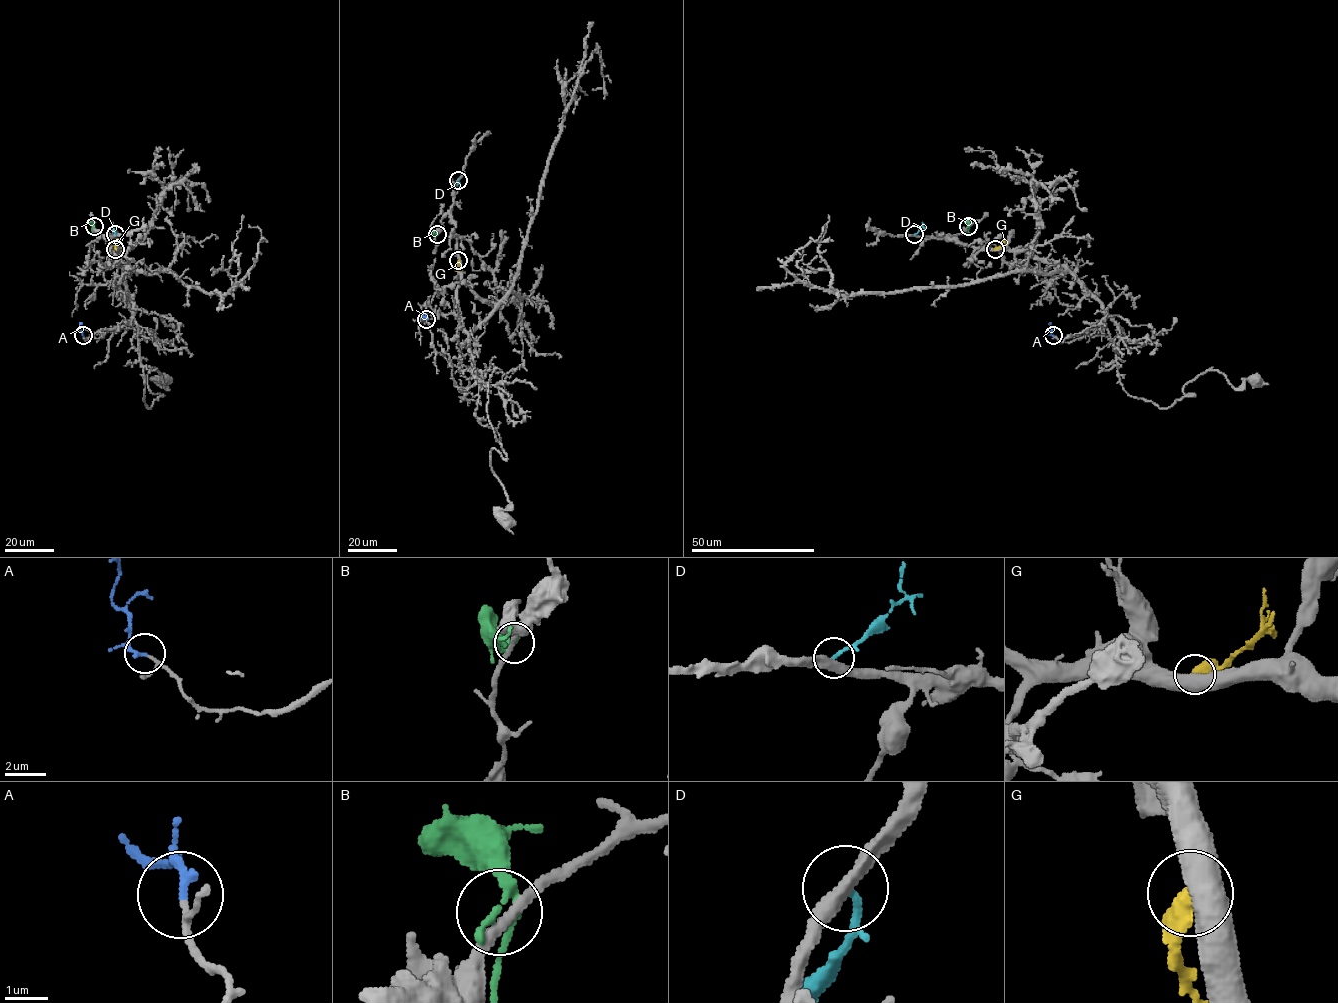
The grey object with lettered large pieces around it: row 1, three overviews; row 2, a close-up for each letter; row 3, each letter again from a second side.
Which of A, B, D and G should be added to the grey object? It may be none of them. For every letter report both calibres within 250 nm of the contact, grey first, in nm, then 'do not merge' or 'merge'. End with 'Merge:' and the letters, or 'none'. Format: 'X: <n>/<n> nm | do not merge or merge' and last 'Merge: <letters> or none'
A: 110/160 nm | merge
B: 240/170 nm | do not merge
D: 400/170 nm | do not merge
G: 550/500 nm | do not merge
Merge: A

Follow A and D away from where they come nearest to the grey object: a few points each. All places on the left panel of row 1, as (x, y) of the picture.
A: (83, 335), (79, 329), (81, 323)
D: (115, 234), (112, 222)

